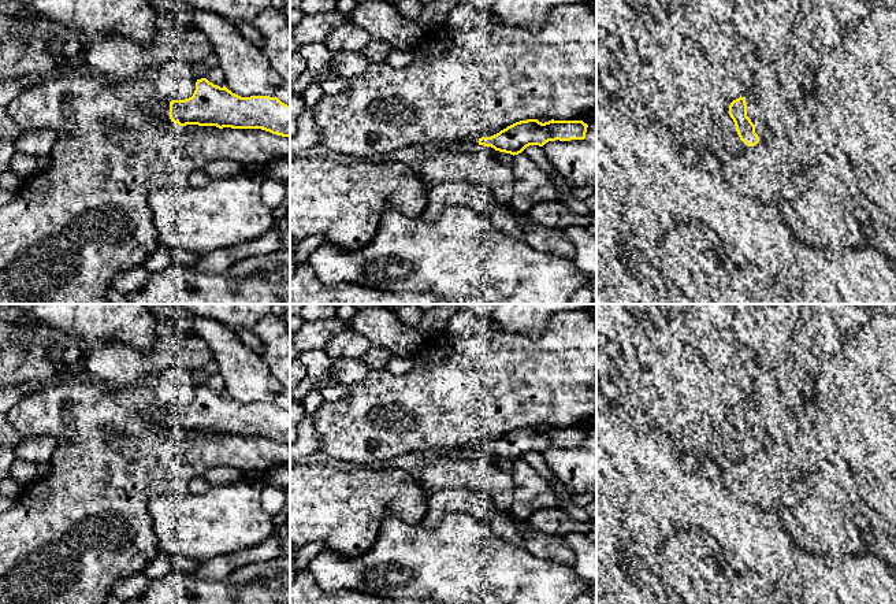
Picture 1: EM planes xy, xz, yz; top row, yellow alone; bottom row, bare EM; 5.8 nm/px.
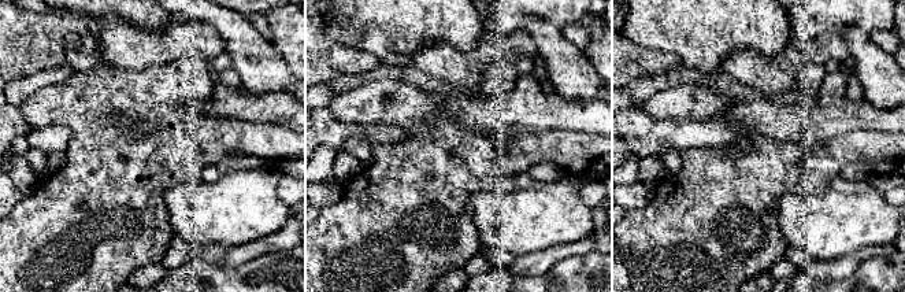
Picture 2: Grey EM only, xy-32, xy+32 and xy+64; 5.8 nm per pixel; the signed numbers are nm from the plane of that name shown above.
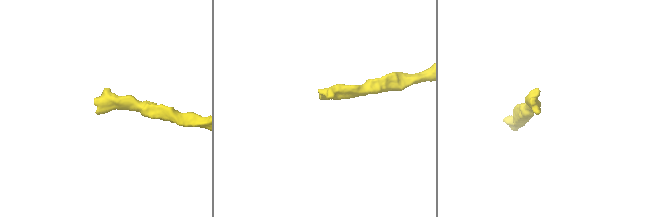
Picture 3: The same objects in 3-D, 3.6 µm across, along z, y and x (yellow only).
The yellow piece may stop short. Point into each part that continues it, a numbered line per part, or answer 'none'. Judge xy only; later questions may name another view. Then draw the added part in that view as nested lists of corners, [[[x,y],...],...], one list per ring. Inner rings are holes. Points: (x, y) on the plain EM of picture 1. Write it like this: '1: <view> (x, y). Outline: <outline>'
1: xy (163, 415). Outline: [[[170,408],[146,414],[146,422],[149,423],[152,419],[155,419],[157,423],[164,423],[170,426]]]

